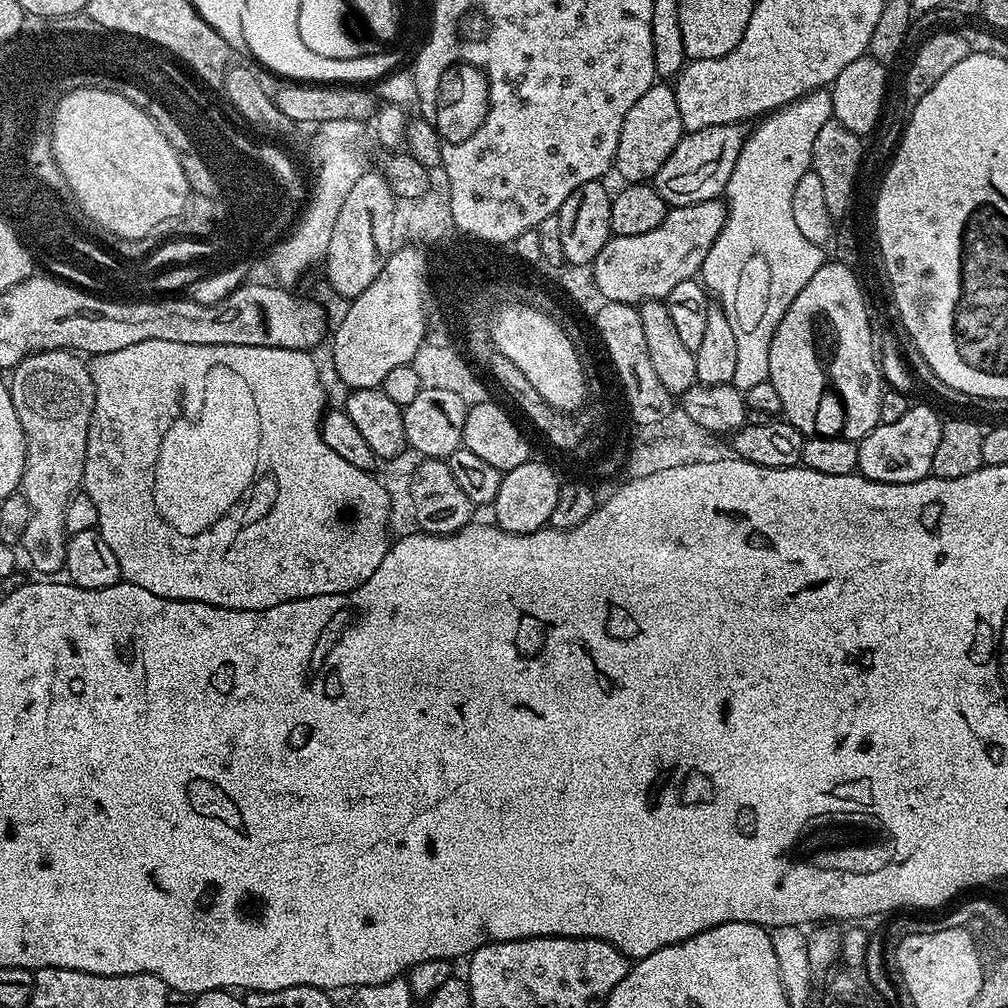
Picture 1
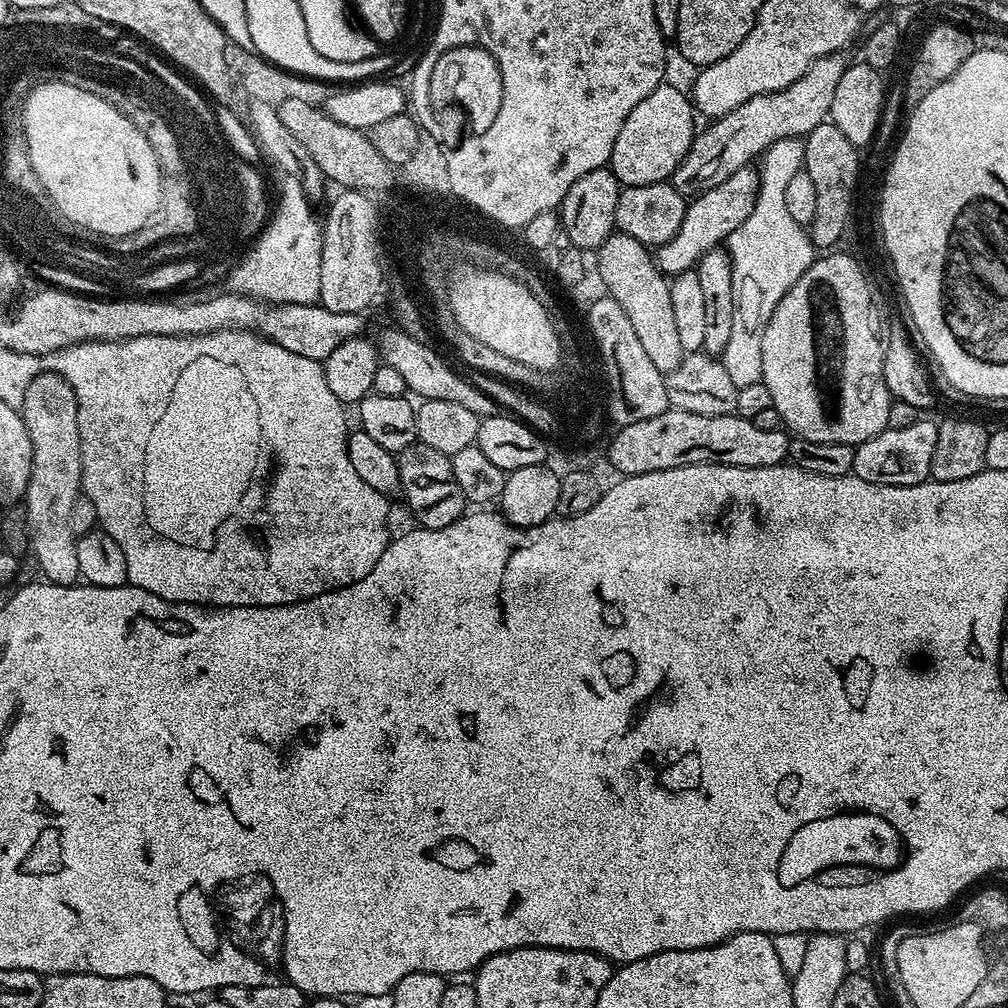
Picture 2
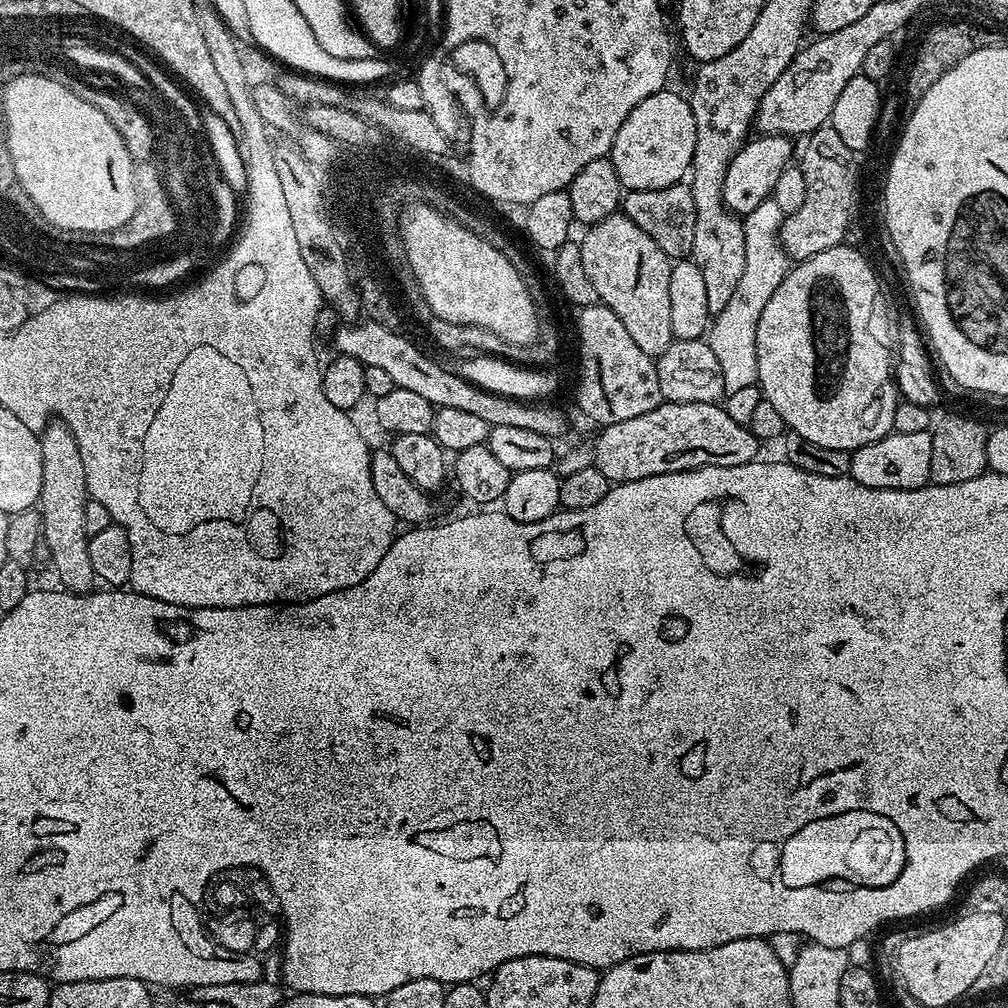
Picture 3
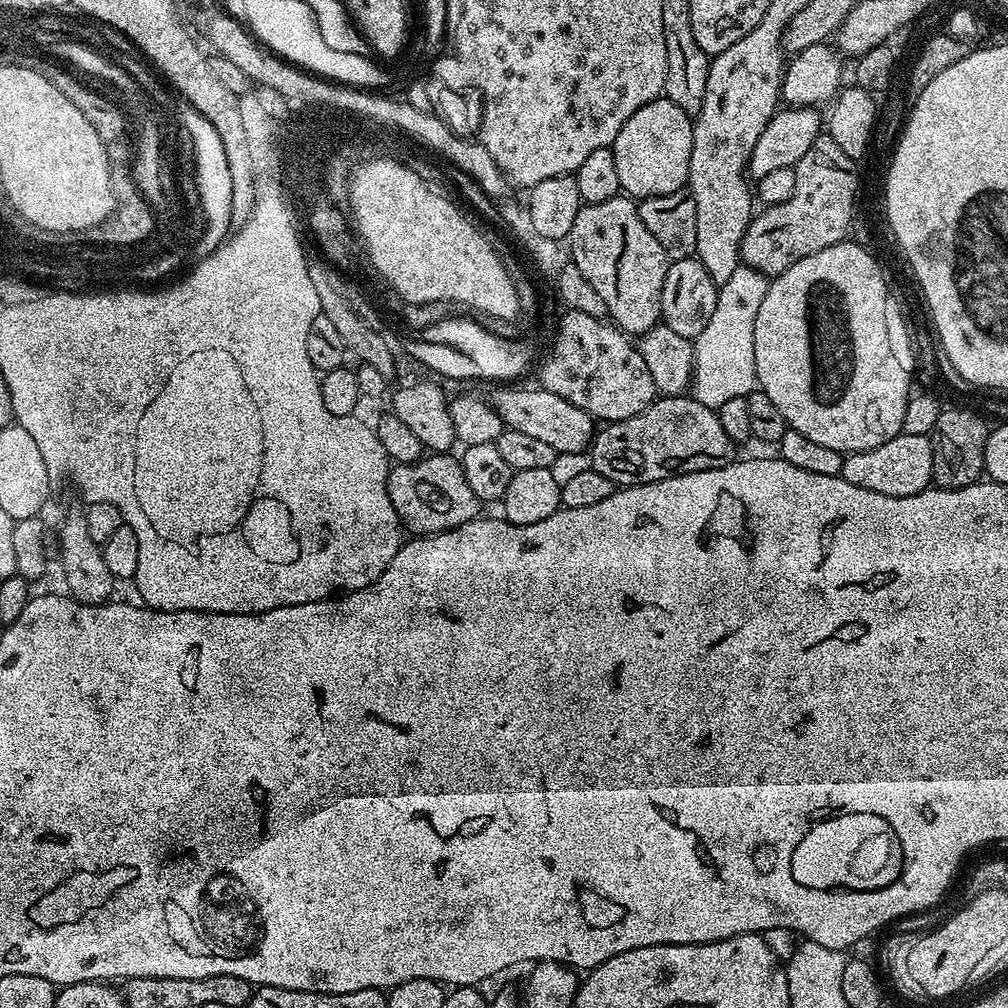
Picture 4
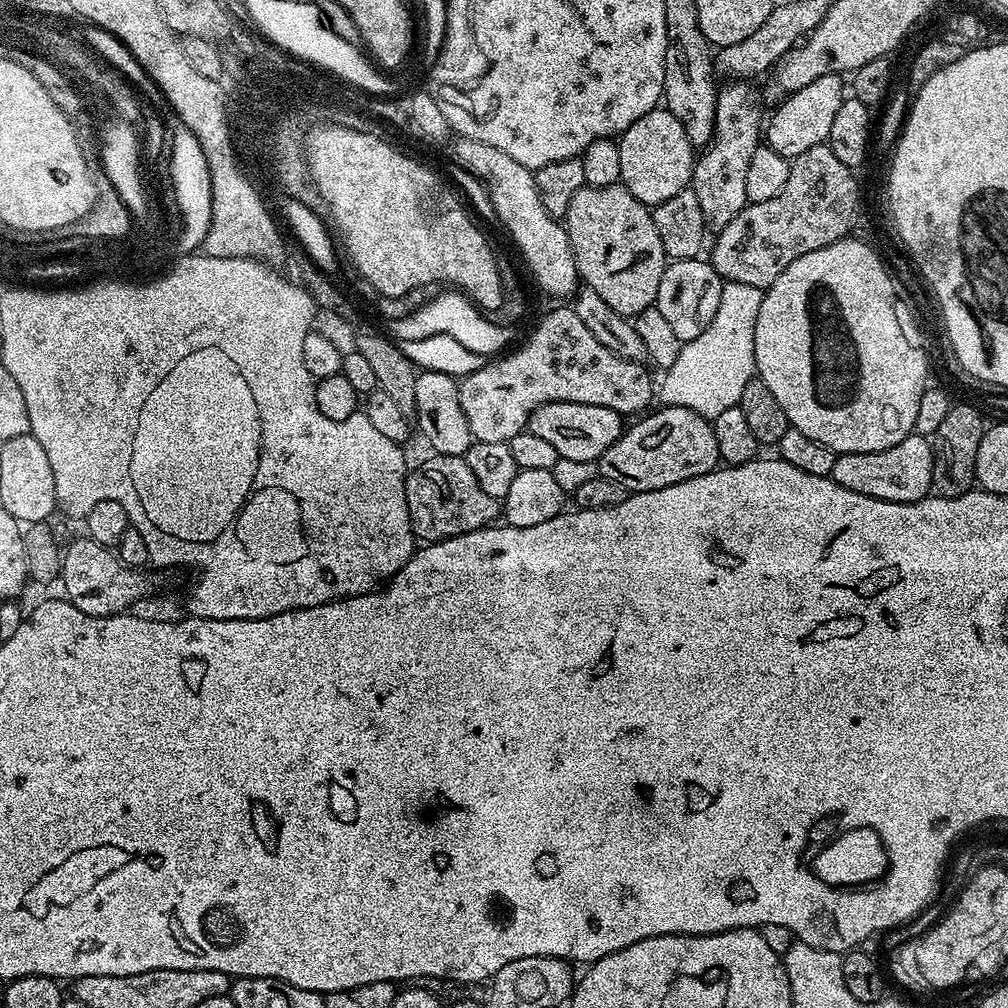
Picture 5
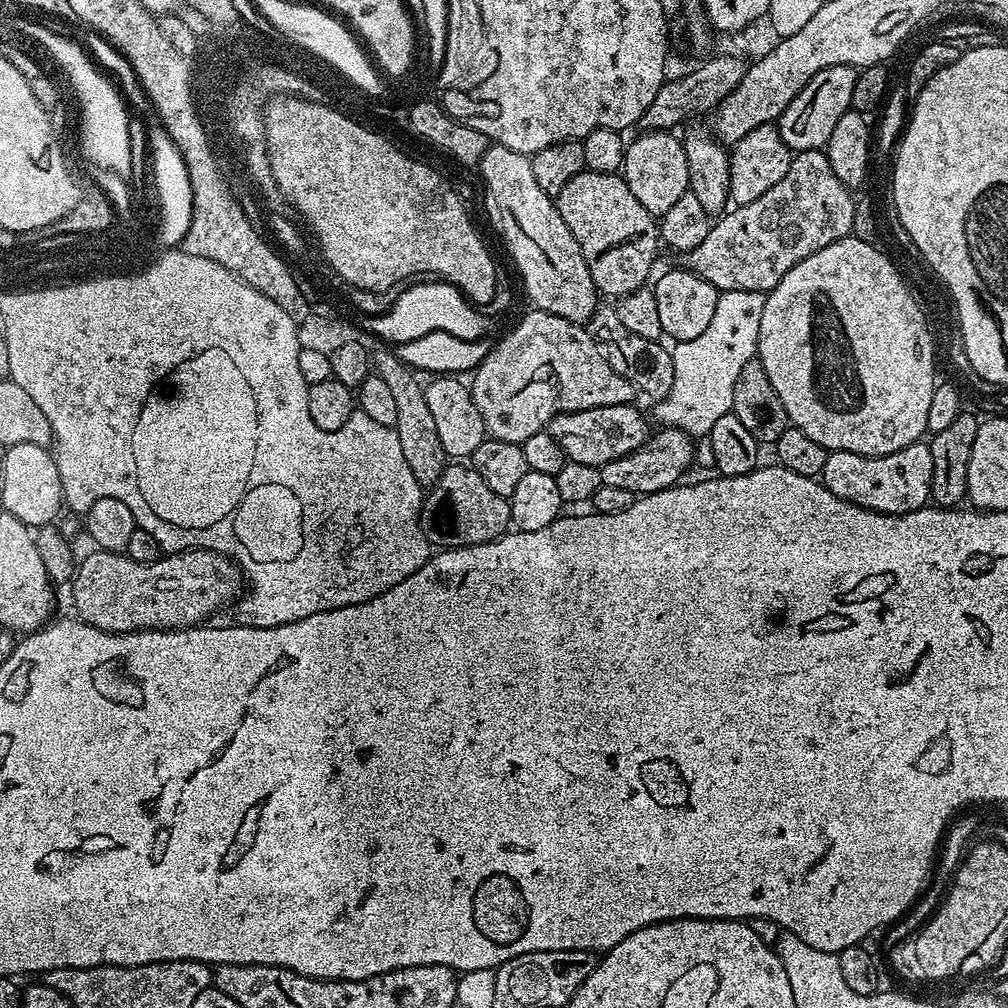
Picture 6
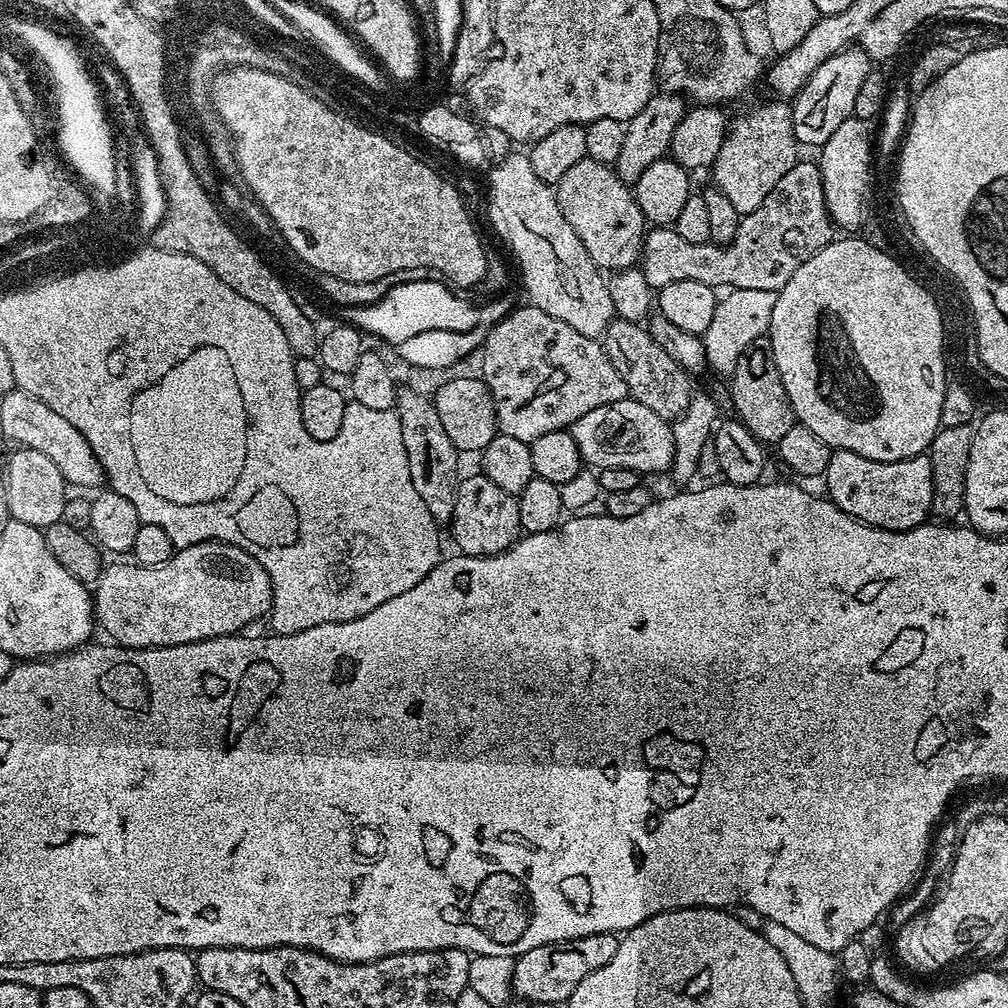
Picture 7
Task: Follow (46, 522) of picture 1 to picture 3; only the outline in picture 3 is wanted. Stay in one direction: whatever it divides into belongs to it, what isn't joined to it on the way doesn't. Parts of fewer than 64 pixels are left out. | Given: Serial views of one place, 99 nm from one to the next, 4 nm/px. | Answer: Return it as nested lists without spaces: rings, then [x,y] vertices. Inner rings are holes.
[[[49,422],[44,425],[39,433],[42,446],[42,490],[38,501],[38,511],[42,521],[42,544],[52,555],[52,564],[60,575],[60,580],[69,592],[87,594],[93,591],[97,583],[94,566],[90,566],[88,553],[88,537],[84,535],[84,515],[86,502],[89,500],[88,487],[86,486],[86,466],[82,466],[82,454],[78,454],[78,444],[70,434],[68,427],[62,422]]]

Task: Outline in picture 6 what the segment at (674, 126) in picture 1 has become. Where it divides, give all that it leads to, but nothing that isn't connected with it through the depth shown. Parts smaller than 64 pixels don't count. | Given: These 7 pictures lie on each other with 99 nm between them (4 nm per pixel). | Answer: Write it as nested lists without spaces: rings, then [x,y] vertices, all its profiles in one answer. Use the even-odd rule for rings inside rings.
[[[644,130],[636,141],[629,143],[624,150],[624,167],[622,175],[626,186],[630,186],[630,194],[646,206],[646,210],[654,218],[664,215],[682,194],[688,191],[688,167],[686,166],[686,150],[679,135],[668,130]]]

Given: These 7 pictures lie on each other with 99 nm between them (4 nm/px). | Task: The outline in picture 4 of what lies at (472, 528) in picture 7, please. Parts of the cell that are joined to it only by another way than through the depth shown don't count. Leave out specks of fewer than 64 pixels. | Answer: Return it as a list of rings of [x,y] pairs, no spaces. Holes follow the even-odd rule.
[[[428,454],[412,464],[393,463],[388,470],[388,493],[400,519],[401,529],[408,531],[409,528],[413,537],[449,532],[481,515],[482,501],[476,497],[474,490],[470,490],[460,461],[452,454]]]

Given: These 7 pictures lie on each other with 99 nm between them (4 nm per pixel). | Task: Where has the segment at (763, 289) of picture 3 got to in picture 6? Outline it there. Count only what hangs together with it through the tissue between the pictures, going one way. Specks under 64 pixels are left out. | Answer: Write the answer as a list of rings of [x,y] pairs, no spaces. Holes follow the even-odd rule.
[[[750,290],[722,292],[710,326],[706,326],[698,338],[679,341],[671,349],[674,386],[670,386],[670,394],[655,401],[657,425],[681,428],[693,438],[704,438],[722,414],[732,411],[734,382],[738,382],[742,366],[757,355],[764,298],[765,293]]]

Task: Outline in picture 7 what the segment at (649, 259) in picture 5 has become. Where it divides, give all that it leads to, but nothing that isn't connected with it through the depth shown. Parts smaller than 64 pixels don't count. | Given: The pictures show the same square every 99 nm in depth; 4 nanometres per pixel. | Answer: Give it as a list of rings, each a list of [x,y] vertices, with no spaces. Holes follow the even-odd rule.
[[[587,158],[577,162],[562,174],[554,191],[566,222],[574,226],[574,234],[578,234],[582,246],[586,246],[586,254],[590,254],[597,268],[613,274],[631,268],[639,261],[644,248],[646,221],[633,189],[620,181],[609,165]]]

